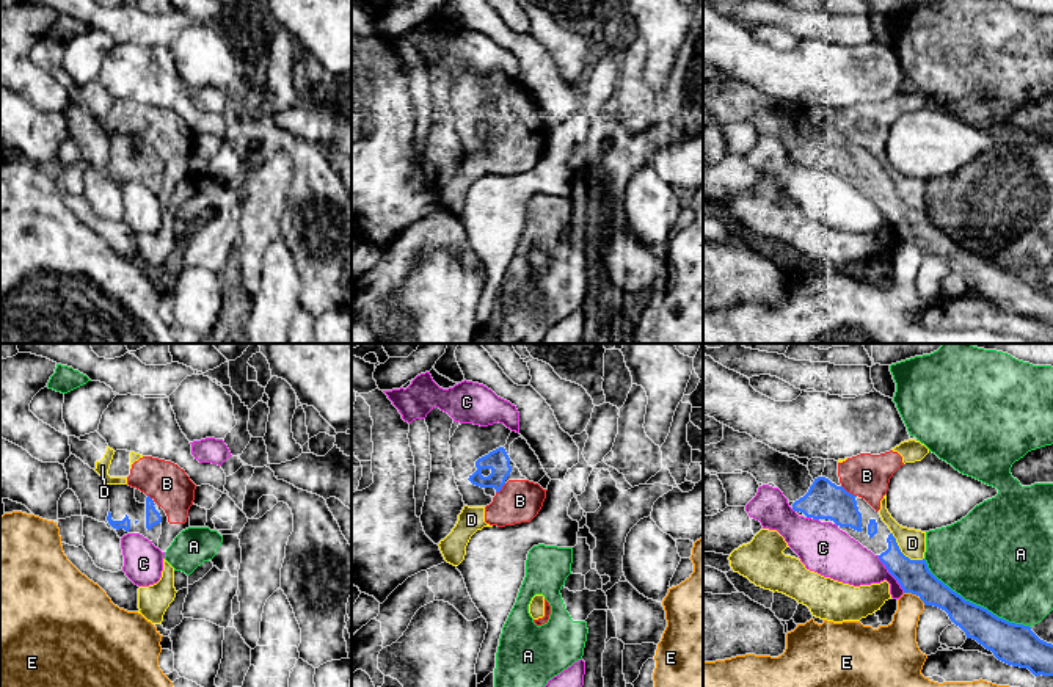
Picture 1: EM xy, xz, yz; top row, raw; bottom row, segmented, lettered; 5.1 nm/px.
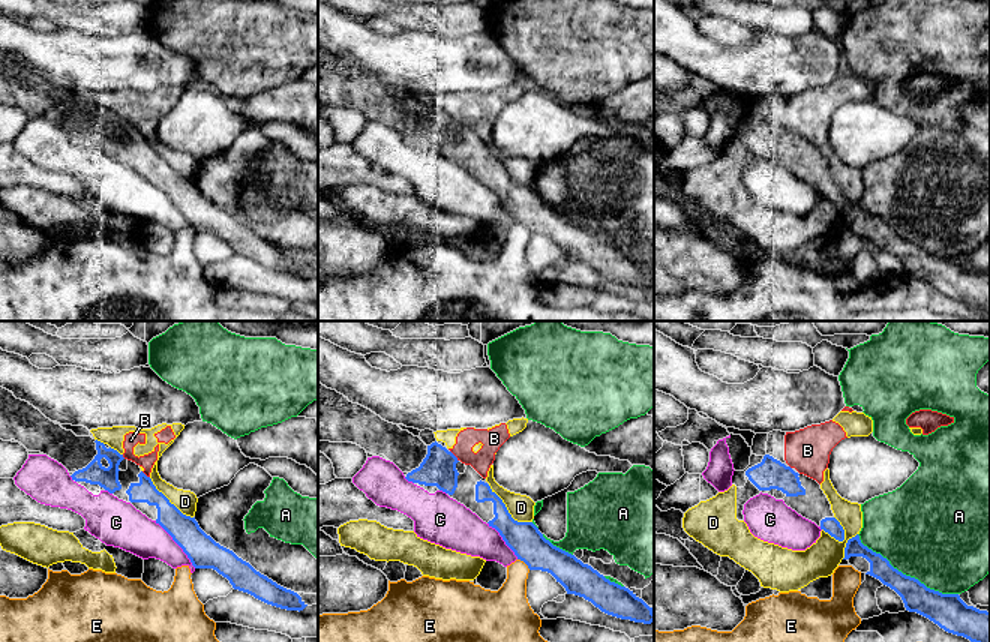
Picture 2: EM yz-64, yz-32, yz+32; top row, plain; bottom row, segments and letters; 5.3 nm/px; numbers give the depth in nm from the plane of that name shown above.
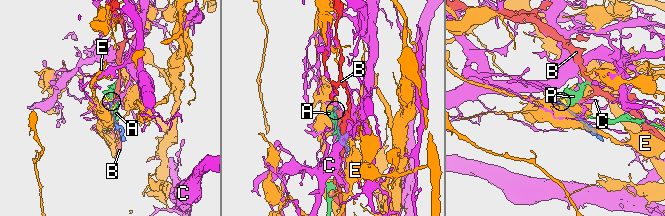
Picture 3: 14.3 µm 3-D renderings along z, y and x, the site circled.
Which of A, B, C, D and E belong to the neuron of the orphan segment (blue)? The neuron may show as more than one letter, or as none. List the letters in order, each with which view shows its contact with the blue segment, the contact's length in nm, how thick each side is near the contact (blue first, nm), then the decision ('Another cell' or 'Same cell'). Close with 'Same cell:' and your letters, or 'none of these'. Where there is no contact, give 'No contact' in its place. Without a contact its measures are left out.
A: Touches blue in yz. Shared border 650 nm. Thickness 190 nm (blue) against 500 nm. Another cell
B: Touches blue in yz. Shared border 90 nm. Thickness 190 nm (blue) against 220 nm. Another cell
C: Touches blue in yz. Shared border 240 nm. Thickness 170 nm (blue) against 220 nm. Another cell
D: Touches blue in yz. Shared border 220 nm. Thickness 170 nm (blue) against 140 nm. Another cell
E: Touches blue in yz. Shared border 130 nm. Thickness 170 nm (blue) against 180 nm. Another cell
Same cell: none of these

